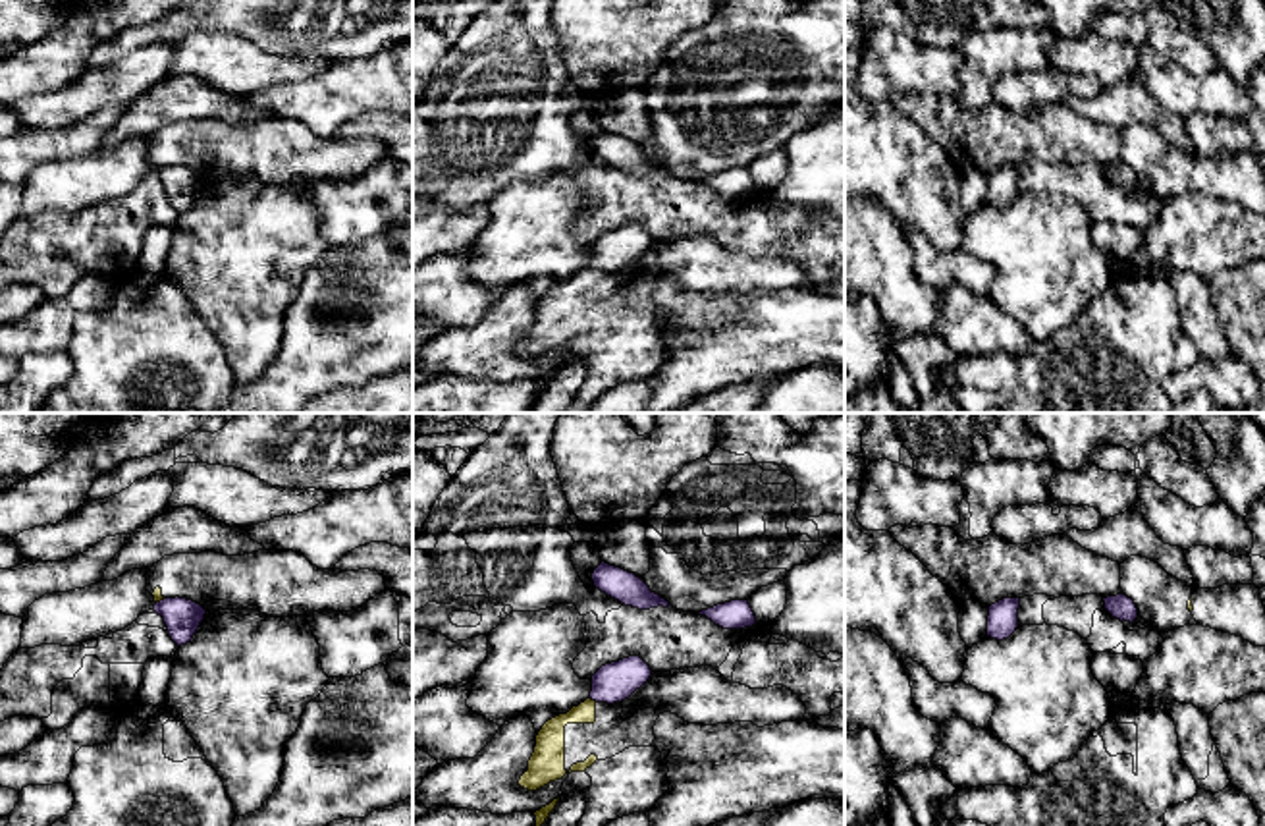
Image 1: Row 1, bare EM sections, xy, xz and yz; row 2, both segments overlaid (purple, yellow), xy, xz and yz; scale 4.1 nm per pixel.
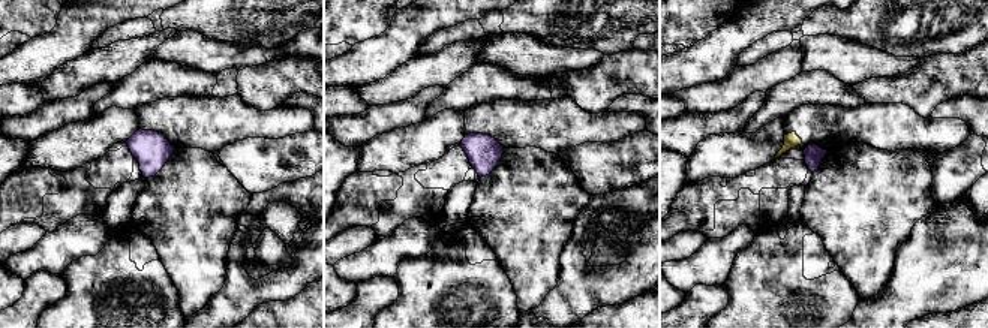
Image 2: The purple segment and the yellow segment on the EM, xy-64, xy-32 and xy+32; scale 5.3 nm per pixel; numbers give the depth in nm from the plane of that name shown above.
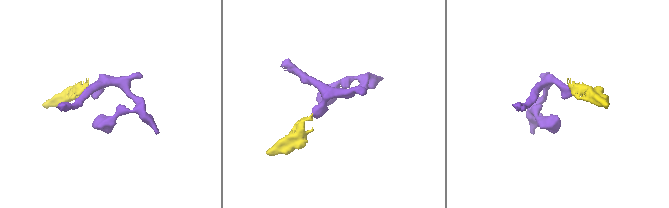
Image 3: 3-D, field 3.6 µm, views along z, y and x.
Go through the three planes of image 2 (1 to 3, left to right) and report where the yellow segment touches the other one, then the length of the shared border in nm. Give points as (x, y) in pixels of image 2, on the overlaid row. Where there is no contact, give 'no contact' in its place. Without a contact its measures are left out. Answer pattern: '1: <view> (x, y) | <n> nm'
1: no contact
2: no contact
3: no contact

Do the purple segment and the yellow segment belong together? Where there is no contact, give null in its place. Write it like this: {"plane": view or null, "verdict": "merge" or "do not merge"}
{"plane": "xz", "verdict": "do not merge"}

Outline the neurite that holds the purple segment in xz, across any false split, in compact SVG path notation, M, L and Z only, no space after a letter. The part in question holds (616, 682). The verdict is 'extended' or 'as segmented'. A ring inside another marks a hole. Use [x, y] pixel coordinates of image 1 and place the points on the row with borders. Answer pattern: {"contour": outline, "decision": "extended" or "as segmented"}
{"contour": "M640 656L606 664L592 675L588 699L607 704L621 702L640 689L650 675L652 670Z", "decision": "as segmented"}

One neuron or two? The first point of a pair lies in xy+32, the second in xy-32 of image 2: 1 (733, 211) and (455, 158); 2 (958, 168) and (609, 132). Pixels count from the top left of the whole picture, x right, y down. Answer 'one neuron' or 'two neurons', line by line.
1: one neuron
2: two neurons

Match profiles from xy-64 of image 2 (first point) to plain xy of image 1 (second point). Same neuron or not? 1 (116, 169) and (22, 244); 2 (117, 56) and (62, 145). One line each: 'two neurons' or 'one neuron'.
1: one neuron
2: two neurons

